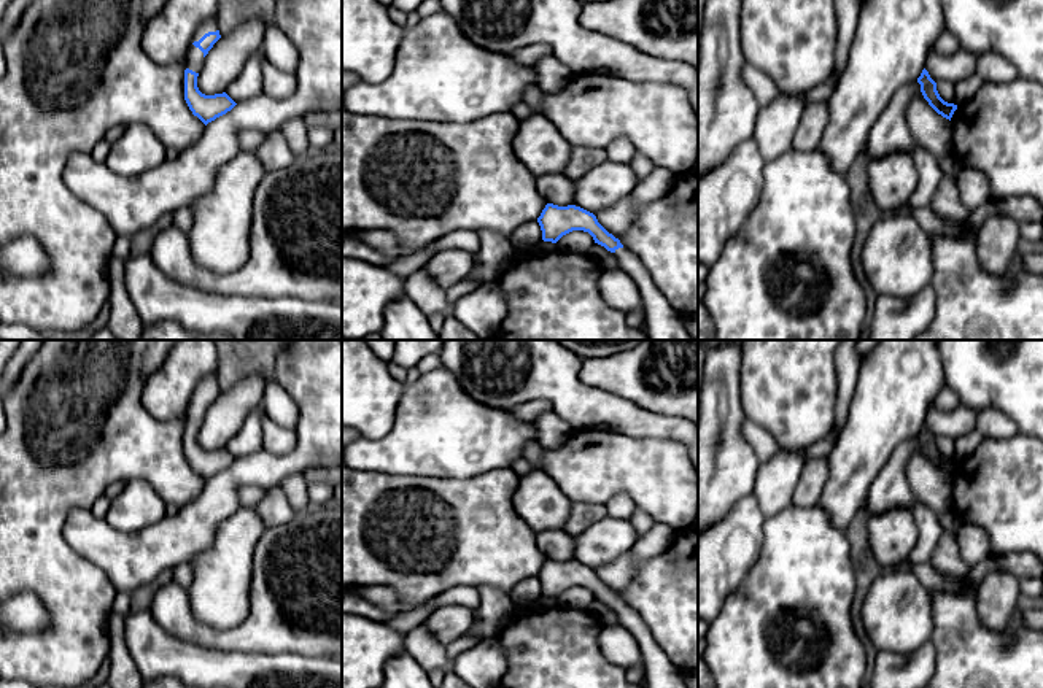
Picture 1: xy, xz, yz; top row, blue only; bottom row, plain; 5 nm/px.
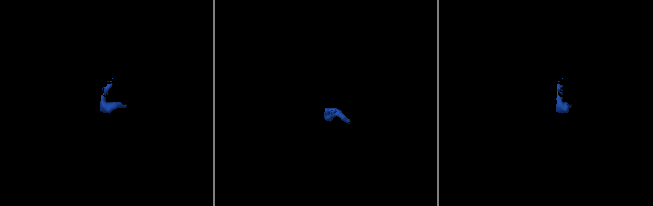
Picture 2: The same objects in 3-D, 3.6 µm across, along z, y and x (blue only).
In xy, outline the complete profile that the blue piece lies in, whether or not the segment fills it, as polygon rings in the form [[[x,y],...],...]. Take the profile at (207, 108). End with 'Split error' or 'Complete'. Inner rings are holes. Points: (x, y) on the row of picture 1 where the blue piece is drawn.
[[[207,21],[196,33],[184,70],[184,100],[205,126],[231,111],[237,103],[226,94],[205,95],[197,87],[197,76],[204,67],[205,56],[221,38],[218,21]]]. Split error

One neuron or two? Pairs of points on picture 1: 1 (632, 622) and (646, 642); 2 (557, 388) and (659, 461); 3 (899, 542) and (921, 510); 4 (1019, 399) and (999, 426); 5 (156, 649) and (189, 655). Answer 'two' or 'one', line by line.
1: one
2: two
3: two
4: two
5: one

